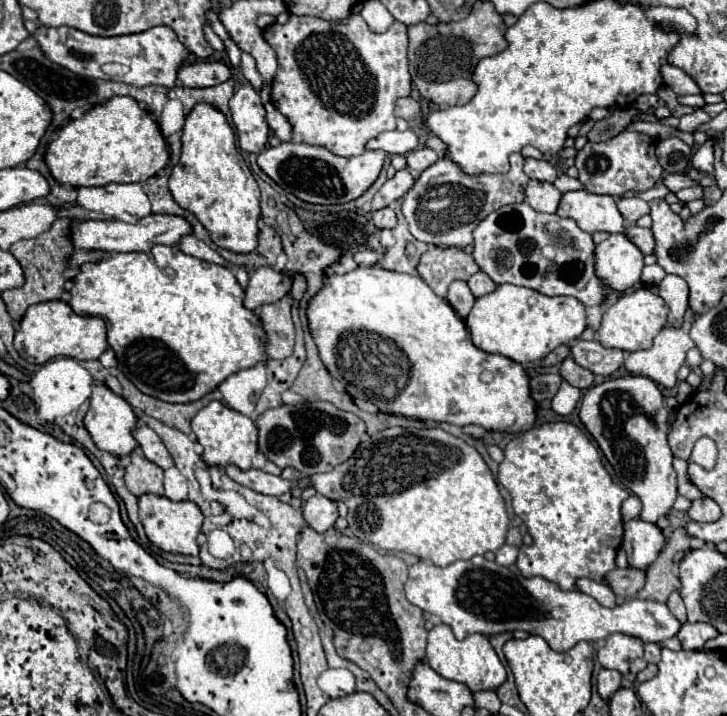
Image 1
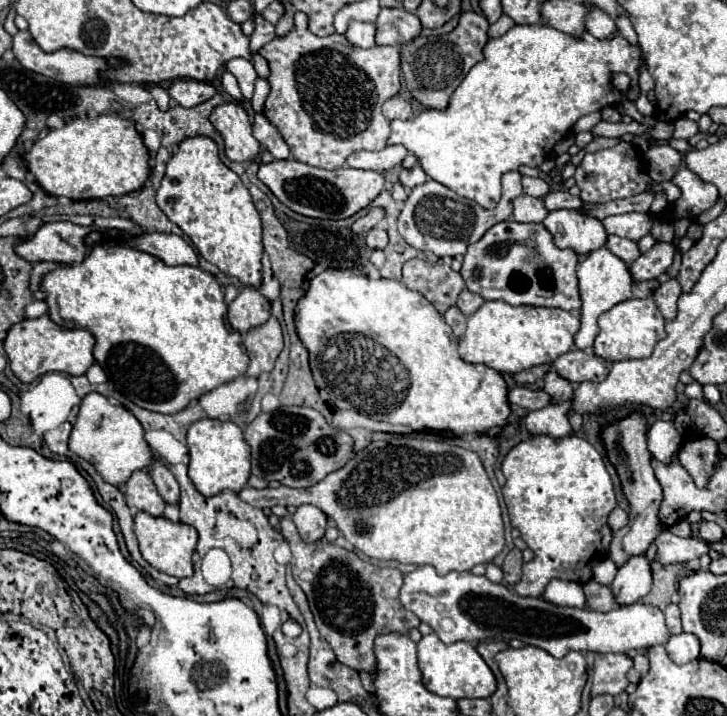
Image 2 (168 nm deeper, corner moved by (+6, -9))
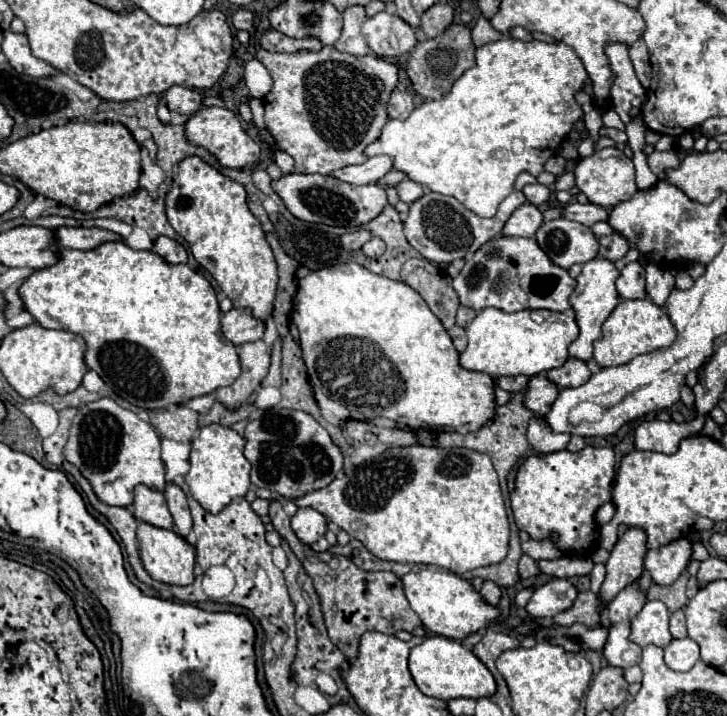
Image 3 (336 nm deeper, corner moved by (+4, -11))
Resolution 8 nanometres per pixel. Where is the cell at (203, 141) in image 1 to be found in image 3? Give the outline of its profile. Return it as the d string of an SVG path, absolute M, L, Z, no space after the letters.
M199 156L179 162L177 176L165 196L167 220L185 238L195 260L211 272L235 308L251 308L255 318L265 320L273 310L277 266L259 220L247 206L245 188L223 176Z

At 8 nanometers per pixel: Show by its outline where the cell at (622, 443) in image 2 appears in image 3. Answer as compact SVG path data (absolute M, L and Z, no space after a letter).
M629 528L607 560L607 578L601 586L601 600L609 602L623 590L627 584L637 580L643 572L643 560L647 554L647 536L643 536L643 528Z

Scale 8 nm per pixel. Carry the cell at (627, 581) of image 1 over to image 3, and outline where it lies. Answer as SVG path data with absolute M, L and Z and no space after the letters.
M591 590L587 592L579 592L575 604L565 610L559 612L553 622L561 624L561 626L569 626L573 622L581 622L587 626L597 626L601 622L601 600L597 594L593 594Z

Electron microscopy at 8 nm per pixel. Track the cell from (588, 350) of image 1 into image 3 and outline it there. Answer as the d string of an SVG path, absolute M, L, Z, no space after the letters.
M569 358L563 366L553 368L547 372L547 378L555 382L559 388L571 388L571 386L581 386L591 378L591 370L587 364L579 358Z

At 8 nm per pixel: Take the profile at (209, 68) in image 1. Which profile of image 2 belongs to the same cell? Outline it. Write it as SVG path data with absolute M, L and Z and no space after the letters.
M177 80L167 90L169 96L183 108L193 108L209 98L213 98L215 88L207 82L193 82L193 80Z

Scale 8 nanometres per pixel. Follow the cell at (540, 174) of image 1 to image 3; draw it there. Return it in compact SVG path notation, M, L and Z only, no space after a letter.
M527 184L527 186L523 188L523 194L525 194L527 202L531 202L531 204L535 204L535 206L541 206L543 202L549 200L551 190L549 190L547 186L543 186L543 184Z

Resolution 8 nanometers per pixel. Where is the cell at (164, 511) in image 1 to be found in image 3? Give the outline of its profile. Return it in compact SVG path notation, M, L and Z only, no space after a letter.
M139 522L137 540L139 540L139 552L141 552L143 566L153 580L159 580L165 584L179 584L179 586L193 582L195 546L191 546L183 536L179 536L175 530L155 528L147 522Z

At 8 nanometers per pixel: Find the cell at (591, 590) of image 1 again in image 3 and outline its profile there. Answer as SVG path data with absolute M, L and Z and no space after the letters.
M553 578L535 590L527 604L527 612L533 618L553 618L555 614L571 608L577 594L577 588L569 580Z

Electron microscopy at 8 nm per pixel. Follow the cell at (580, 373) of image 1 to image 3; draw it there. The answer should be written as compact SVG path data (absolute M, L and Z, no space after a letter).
M533 376L529 380L529 388L525 392L525 406L539 416L545 416L555 402L559 388L547 380L547 376Z

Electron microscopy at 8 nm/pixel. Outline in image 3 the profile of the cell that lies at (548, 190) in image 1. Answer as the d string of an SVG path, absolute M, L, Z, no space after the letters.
M521 204L511 218L507 220L505 228L501 230L505 236L535 236L537 228L543 224L543 214L535 204Z

